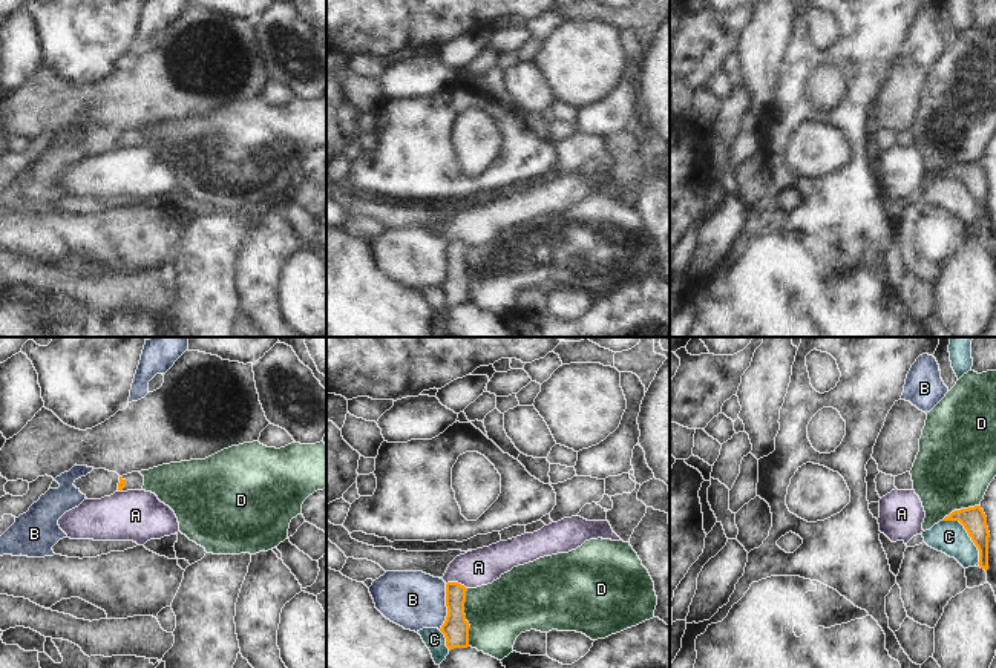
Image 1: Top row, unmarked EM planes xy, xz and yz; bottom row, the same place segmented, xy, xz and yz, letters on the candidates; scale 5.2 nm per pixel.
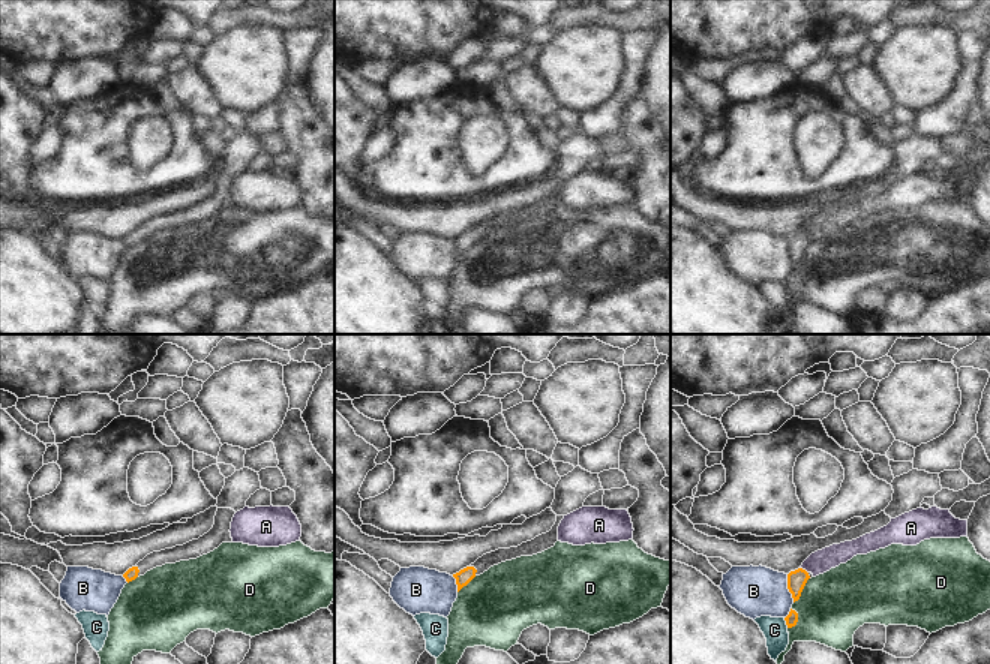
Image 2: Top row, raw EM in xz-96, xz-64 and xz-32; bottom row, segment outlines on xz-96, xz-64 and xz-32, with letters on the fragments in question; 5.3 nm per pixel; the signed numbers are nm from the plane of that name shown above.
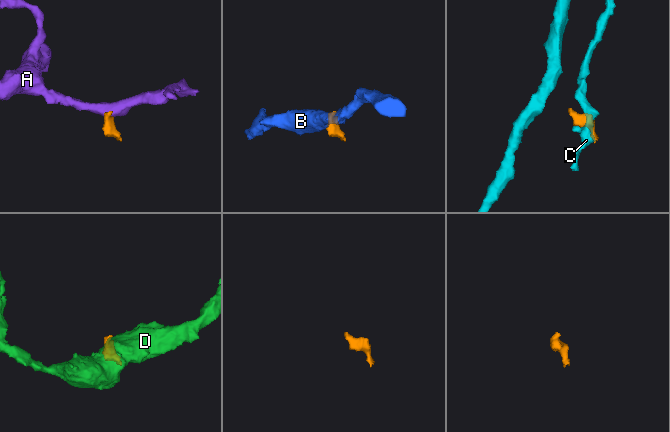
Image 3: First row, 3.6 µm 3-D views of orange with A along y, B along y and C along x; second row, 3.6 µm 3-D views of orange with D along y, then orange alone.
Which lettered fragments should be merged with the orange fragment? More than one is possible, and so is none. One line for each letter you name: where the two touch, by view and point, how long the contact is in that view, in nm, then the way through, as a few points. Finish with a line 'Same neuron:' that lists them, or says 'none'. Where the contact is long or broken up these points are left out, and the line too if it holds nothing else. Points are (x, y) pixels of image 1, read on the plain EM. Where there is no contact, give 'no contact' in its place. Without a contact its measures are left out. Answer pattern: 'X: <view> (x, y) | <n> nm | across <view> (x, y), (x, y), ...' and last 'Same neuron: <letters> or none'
Same neuron: none

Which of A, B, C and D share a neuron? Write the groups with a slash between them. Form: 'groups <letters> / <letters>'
groups A / B / C / D

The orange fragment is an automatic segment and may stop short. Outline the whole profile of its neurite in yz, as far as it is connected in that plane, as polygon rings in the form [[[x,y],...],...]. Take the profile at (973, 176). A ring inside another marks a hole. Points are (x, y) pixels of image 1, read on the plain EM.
[[[981,162],[952,169],[942,178],[959,178],[979,207],[979,224],[988,227],[988,195],[987,173]]]

